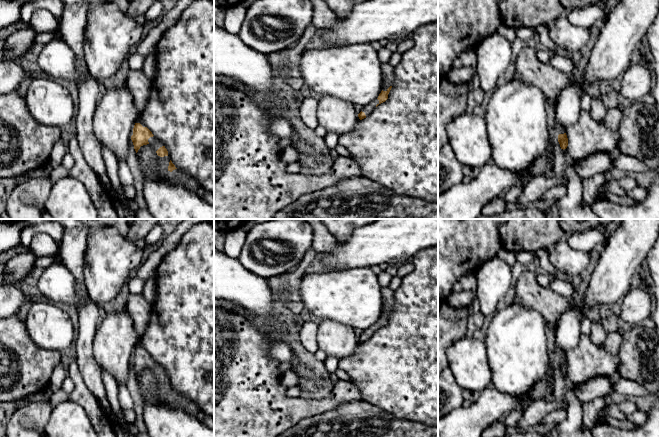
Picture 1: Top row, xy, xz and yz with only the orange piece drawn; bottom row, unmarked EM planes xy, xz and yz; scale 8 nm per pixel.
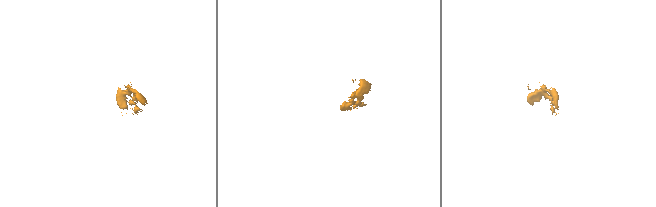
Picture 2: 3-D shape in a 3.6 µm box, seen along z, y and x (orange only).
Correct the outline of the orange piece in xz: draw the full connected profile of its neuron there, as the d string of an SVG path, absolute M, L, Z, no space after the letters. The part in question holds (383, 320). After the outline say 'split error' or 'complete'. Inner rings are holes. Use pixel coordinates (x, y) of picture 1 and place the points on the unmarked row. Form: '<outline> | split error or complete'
M389 287L382 288L382 300L383 314L375 325L363 331L362 335L358 338L360 344L369 340L379 328L388 323L388 318L392 312L394 304L394 291Z | split error

